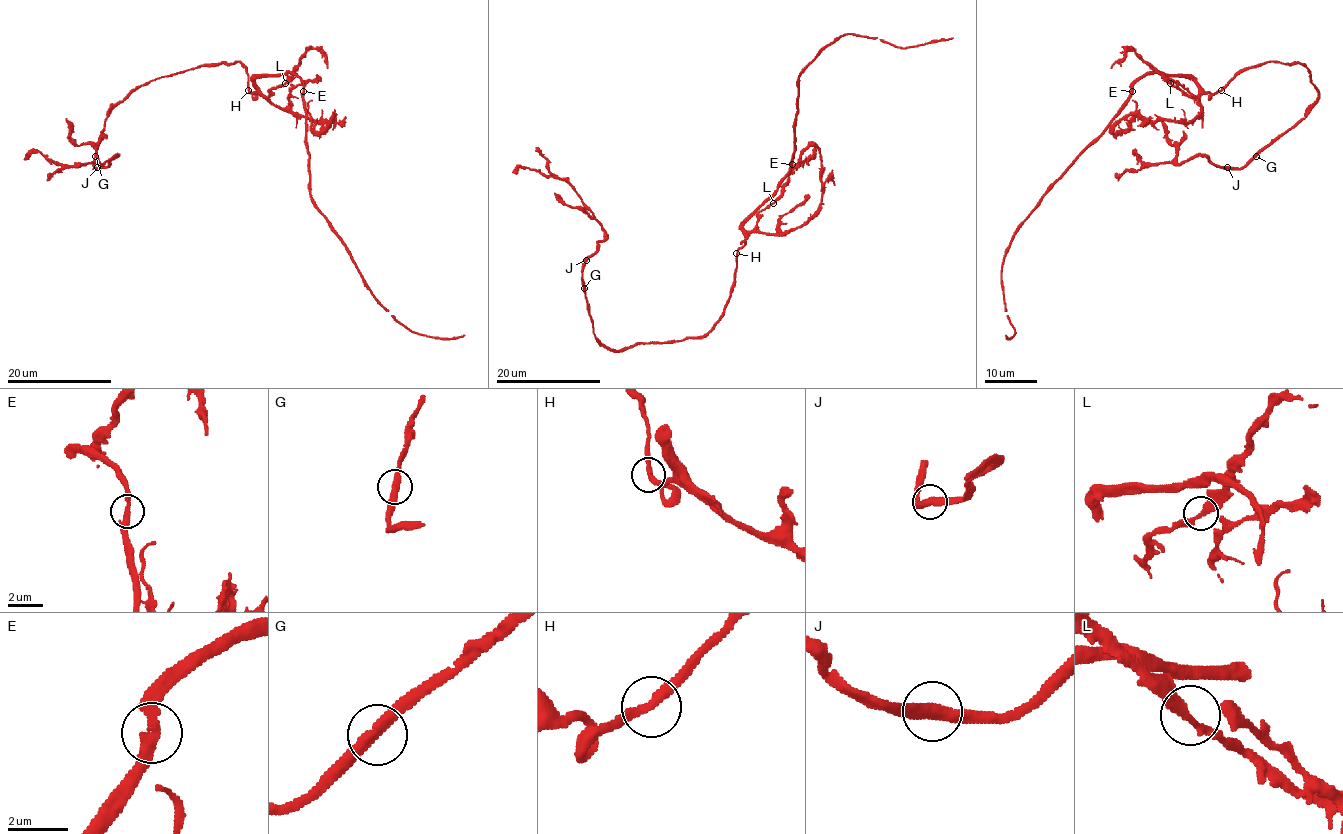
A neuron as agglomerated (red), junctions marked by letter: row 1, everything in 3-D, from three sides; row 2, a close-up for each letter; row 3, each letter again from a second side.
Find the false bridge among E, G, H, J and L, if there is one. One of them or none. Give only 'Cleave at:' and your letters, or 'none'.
Cleave at: none

